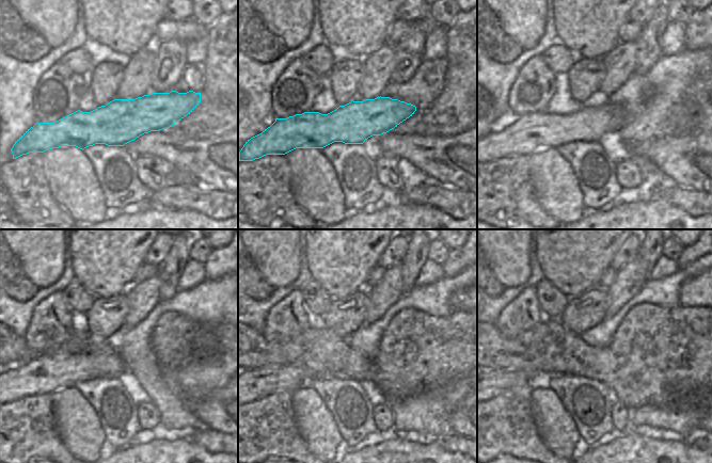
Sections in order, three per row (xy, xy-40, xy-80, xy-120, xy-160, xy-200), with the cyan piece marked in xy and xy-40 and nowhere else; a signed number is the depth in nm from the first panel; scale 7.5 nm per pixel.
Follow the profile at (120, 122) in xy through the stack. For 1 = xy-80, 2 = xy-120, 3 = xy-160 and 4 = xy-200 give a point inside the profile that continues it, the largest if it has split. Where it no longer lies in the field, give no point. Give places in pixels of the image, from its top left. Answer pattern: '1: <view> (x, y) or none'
1: xy-80 (532, 132)
2: xy-120 (48, 372)
3: xy-160 (259, 382)
4: xy-200 (499, 381)

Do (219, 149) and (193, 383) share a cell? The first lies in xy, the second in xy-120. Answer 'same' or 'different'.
different

